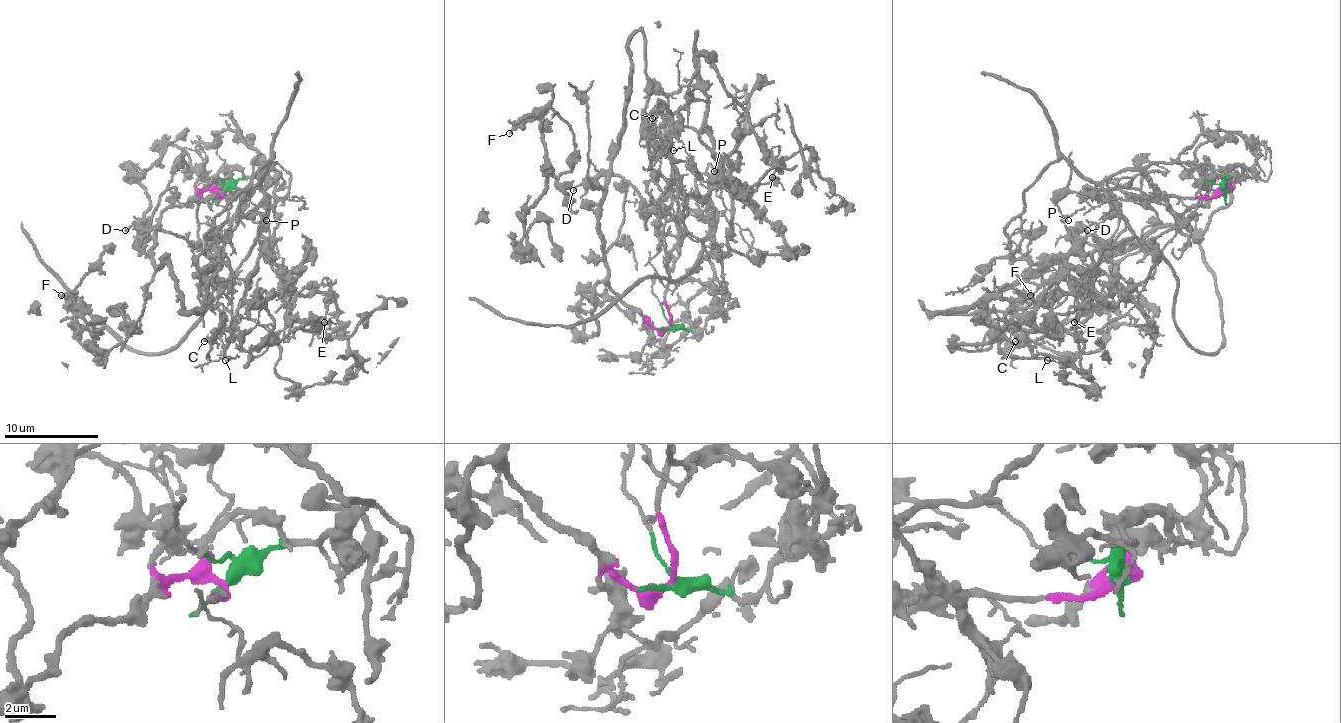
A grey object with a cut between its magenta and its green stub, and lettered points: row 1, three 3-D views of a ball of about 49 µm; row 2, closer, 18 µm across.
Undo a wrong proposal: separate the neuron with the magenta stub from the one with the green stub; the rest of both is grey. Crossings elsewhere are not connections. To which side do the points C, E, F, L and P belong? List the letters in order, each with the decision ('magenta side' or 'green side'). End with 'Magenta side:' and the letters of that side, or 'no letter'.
C: green side
E: green side
F: magenta side
L: green side
P: green side
Magenta side: F

